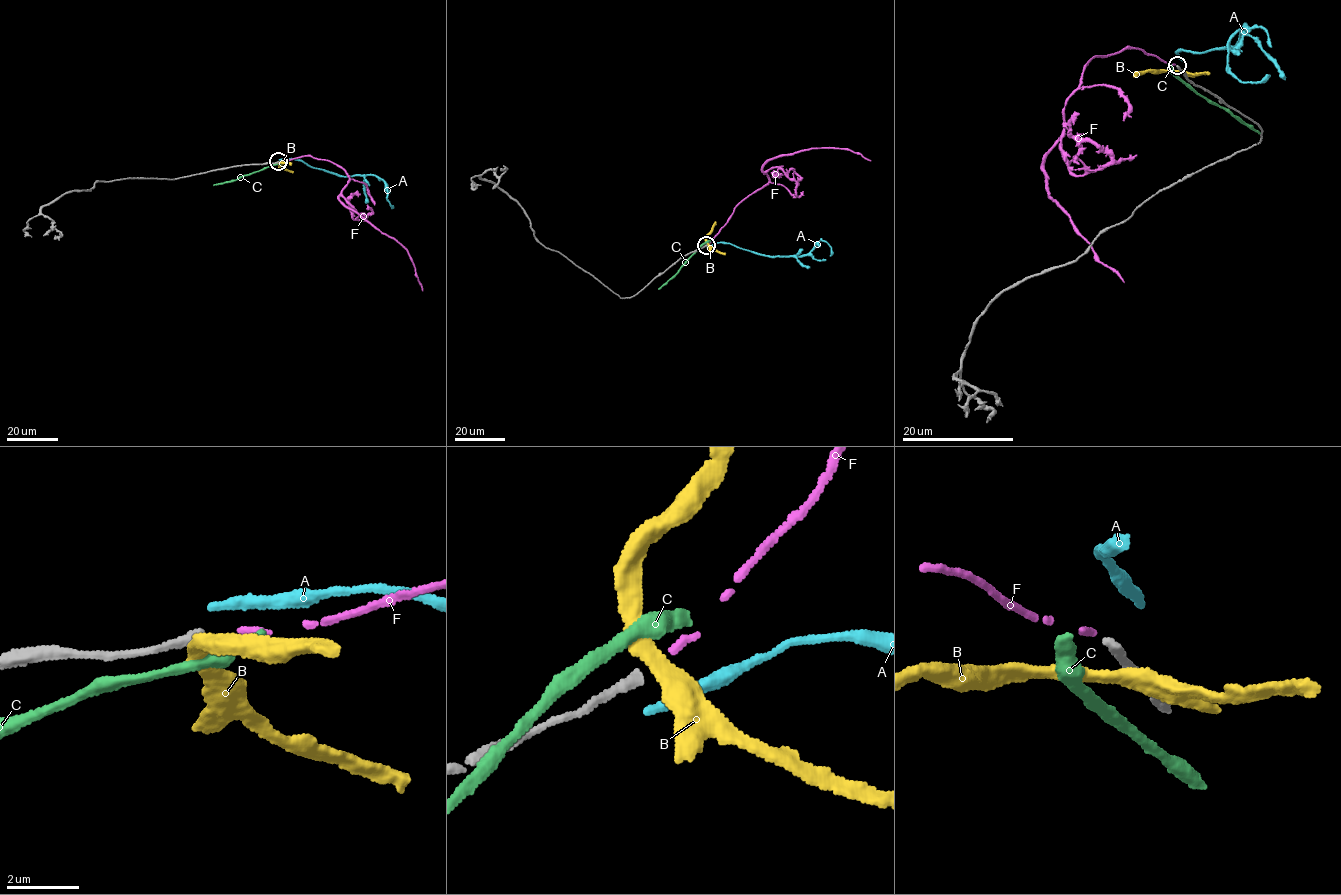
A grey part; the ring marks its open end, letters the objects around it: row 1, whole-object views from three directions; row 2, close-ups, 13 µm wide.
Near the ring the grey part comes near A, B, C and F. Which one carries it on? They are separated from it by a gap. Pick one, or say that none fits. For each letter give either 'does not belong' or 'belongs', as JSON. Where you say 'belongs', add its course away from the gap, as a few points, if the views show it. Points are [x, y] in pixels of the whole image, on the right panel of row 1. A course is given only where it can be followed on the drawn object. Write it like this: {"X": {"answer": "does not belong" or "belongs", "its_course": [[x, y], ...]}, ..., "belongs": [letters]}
{"A": {"answer": "does not belong"}, "B": {"answer": "does not belong"}, "C": {"answer": "does not belong"}, "F": {"answer": "belongs", "its_course": [[1173, 64], [1138, 48], [1095, 55], [1065, 105], [1064, 133], [1044, 158], [1049, 196], [1123, 282]]}, "belongs": ["F"]}

